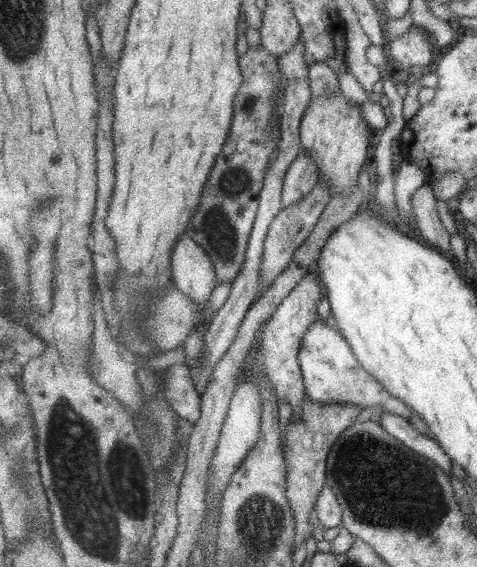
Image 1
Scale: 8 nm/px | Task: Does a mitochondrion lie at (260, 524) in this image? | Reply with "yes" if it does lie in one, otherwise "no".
yes

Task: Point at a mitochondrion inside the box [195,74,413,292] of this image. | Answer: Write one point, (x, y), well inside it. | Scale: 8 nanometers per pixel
(220, 221)

